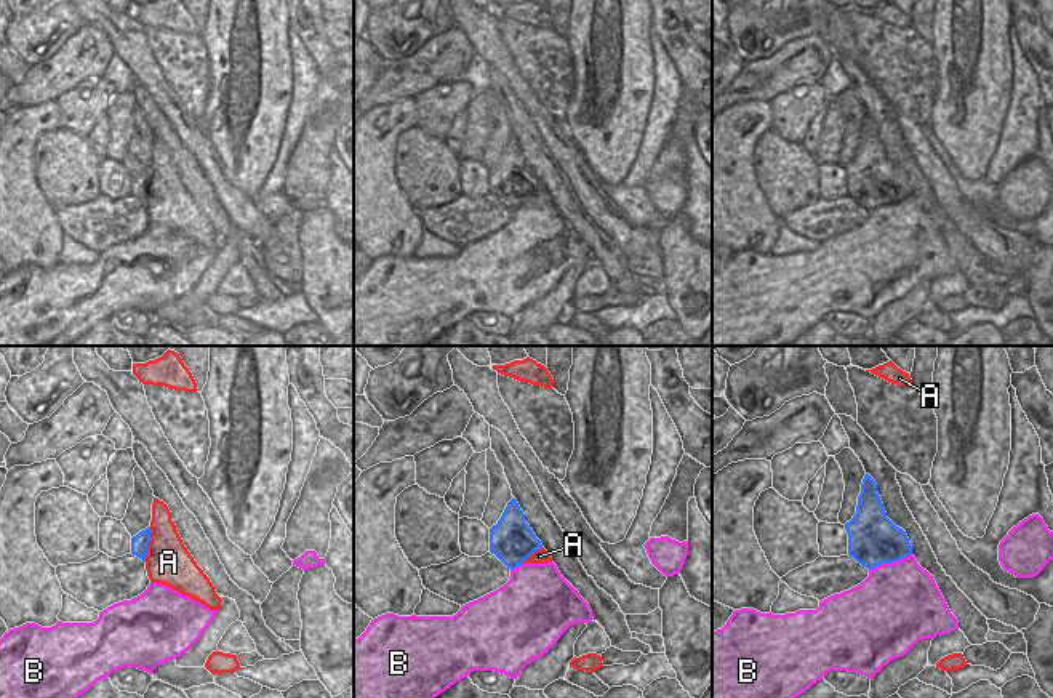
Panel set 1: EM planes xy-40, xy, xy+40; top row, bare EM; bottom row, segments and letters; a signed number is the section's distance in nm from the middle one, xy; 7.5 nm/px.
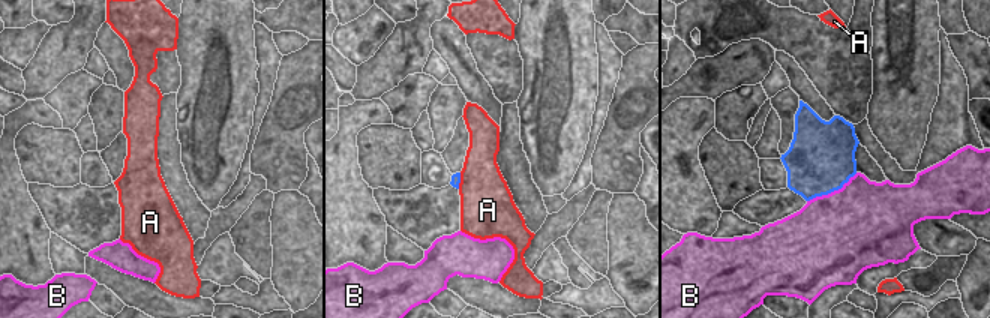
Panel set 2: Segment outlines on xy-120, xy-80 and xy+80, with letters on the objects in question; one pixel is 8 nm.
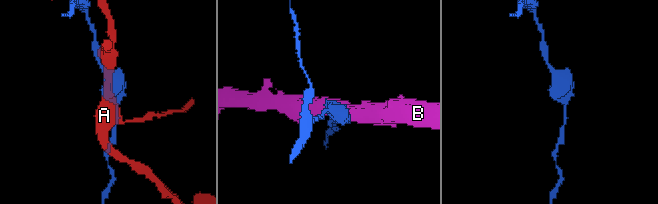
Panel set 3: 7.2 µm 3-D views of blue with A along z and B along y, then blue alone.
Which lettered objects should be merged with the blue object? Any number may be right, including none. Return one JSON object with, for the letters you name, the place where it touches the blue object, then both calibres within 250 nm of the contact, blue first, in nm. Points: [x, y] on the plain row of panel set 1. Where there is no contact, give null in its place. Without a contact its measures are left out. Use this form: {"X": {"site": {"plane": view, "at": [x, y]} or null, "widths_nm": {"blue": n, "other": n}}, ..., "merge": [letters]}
{"merge": []}

